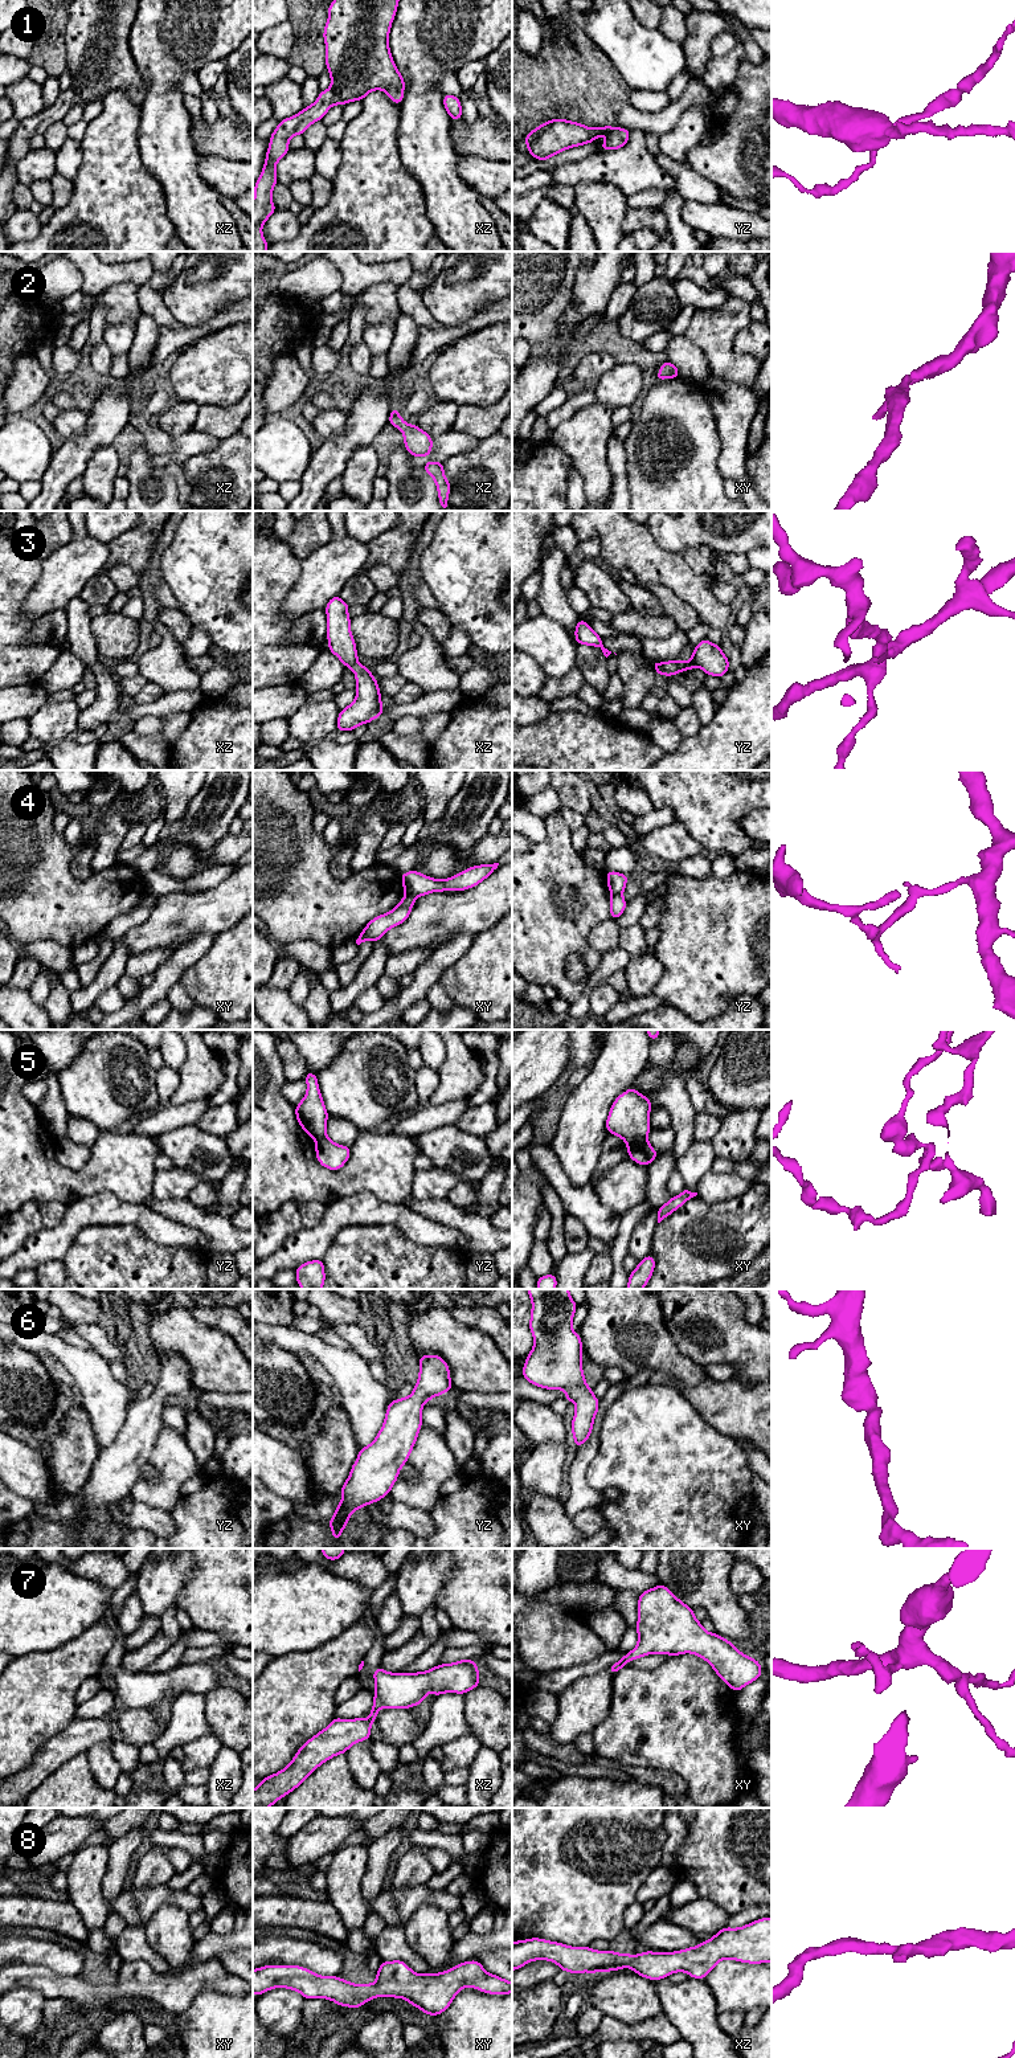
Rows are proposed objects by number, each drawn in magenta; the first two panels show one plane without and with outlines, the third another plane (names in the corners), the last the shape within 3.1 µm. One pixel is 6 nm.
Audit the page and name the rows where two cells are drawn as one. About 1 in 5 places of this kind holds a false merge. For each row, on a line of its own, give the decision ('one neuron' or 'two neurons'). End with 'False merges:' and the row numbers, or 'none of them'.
1: one neuron
2: one neuron
3: one neuron
4: two neurons
5: two neurons
6: one neuron
7: one neuron
8: one neuron
False merges: 4, 5

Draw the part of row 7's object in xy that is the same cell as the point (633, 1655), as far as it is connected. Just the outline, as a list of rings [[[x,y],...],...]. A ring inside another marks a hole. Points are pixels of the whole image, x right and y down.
[[[664,1584],[640,1592],[637,1611],[638,1644],[607,1669],[611,1674],[625,1668],[629,1661],[652,1653],[692,1653],[705,1660],[736,1693],[761,1678],[761,1662],[741,1653],[727,1638],[707,1632],[696,1620],[693,1609]]]

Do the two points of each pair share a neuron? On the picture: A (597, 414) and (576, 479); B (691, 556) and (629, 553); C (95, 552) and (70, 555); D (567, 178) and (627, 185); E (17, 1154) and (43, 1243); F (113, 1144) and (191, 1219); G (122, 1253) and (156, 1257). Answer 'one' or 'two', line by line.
A: two
B: two
C: one
D: one
E: two
F: two
G: one

